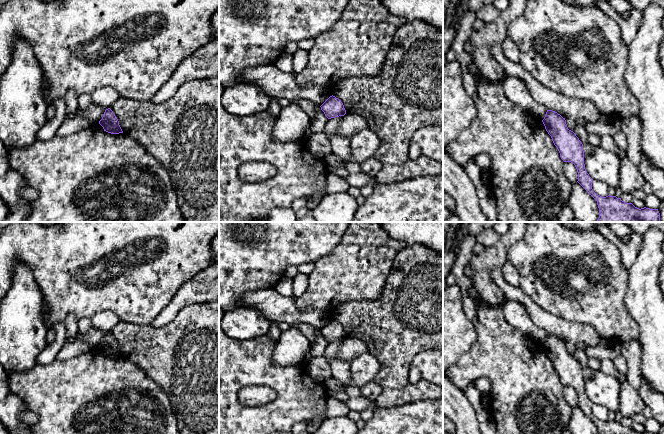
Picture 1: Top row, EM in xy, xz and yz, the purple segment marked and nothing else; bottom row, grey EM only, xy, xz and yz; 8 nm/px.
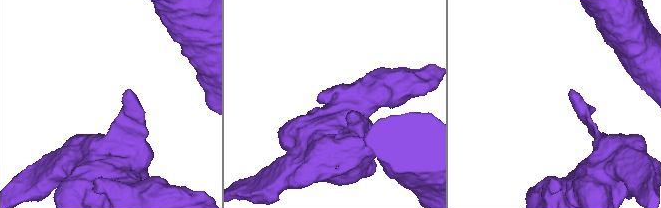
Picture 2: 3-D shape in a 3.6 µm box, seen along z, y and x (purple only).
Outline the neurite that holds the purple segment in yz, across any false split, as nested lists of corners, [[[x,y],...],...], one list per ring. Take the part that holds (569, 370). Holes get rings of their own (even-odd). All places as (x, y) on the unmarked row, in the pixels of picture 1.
[[[547,334],[542,346],[557,371],[561,383],[575,389],[578,396],[577,406],[597,425],[599,434],[658,434],[646,431],[639,433],[616,420],[602,421],[596,418],[592,413],[593,403],[585,393],[583,368],[576,358],[568,353],[565,342],[555,335]]]

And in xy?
[[[110,332],[105,334],[102,343],[99,345],[99,348],[103,351],[104,355],[108,357],[111,358],[123,357],[117,341]]]

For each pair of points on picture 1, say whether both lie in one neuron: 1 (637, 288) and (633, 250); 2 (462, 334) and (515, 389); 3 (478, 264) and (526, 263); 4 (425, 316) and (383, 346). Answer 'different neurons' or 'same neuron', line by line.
1: different neurons
2: different neurons
3: different neurons
4: same neuron

